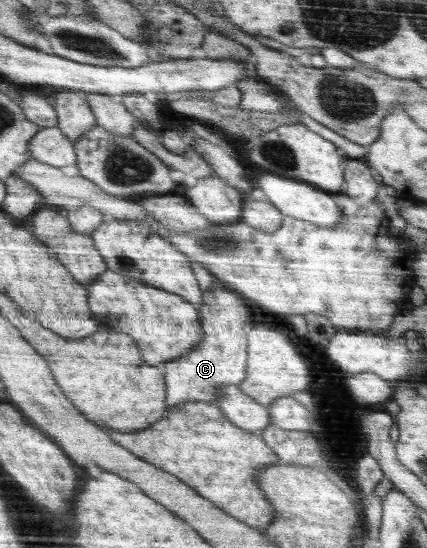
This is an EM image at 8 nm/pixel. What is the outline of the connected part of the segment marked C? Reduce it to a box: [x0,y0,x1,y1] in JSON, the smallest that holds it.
[163,276,249,410]

